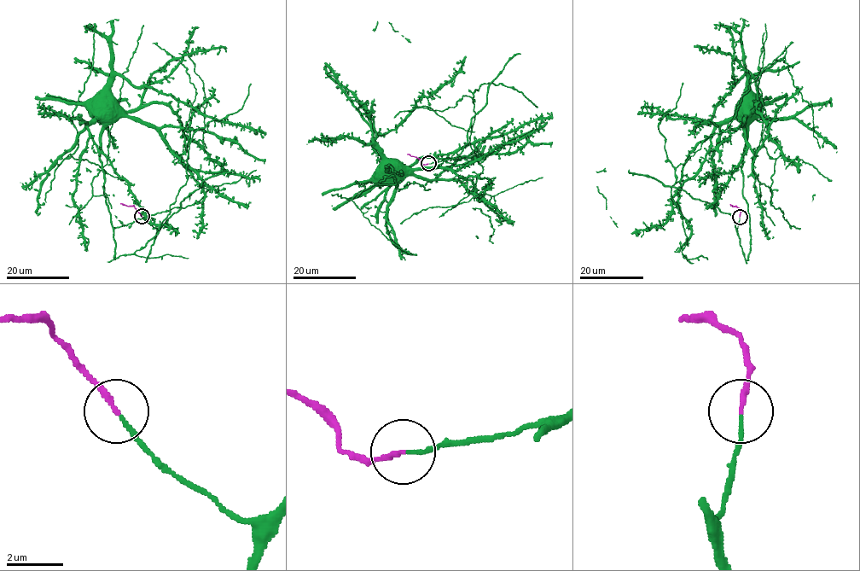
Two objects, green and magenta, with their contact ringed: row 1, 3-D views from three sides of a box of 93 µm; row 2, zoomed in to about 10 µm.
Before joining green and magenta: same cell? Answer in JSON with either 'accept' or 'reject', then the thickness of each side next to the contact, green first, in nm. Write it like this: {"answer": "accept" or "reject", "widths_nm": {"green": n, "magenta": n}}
{"answer": "accept", "widths_nm": {"green": 120, "magenta": 170}}

